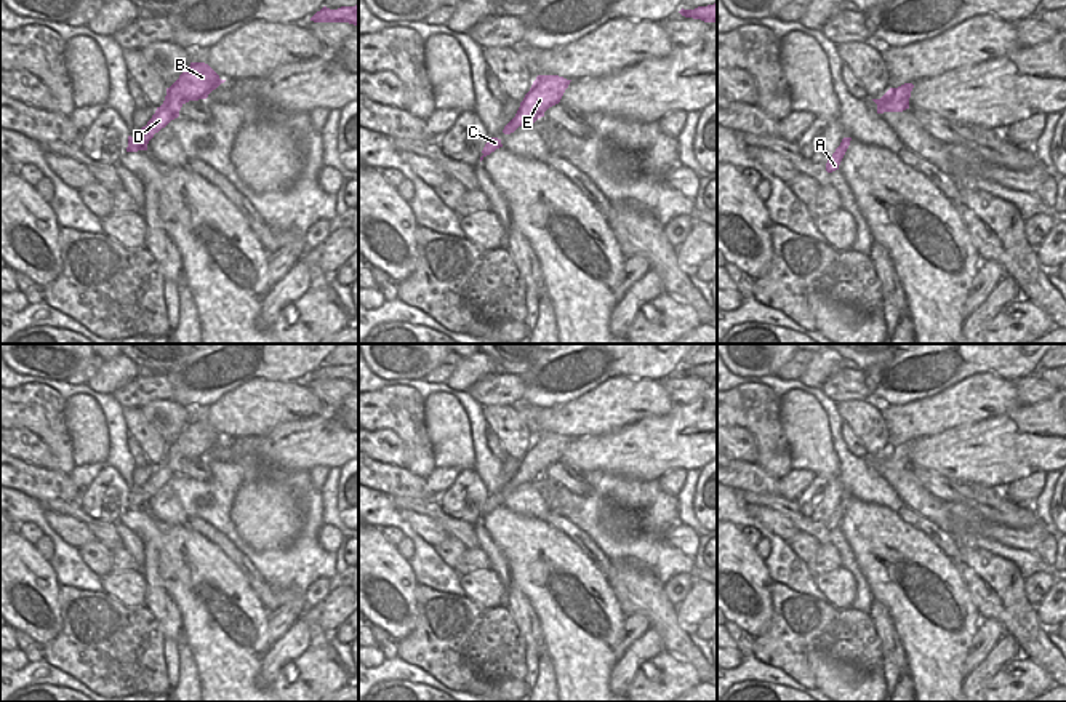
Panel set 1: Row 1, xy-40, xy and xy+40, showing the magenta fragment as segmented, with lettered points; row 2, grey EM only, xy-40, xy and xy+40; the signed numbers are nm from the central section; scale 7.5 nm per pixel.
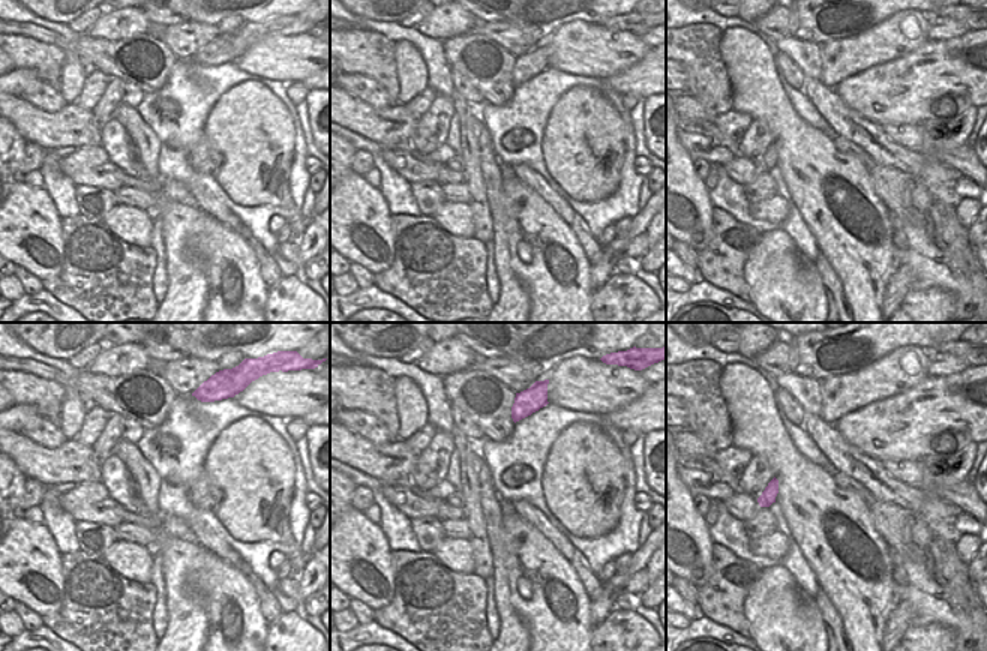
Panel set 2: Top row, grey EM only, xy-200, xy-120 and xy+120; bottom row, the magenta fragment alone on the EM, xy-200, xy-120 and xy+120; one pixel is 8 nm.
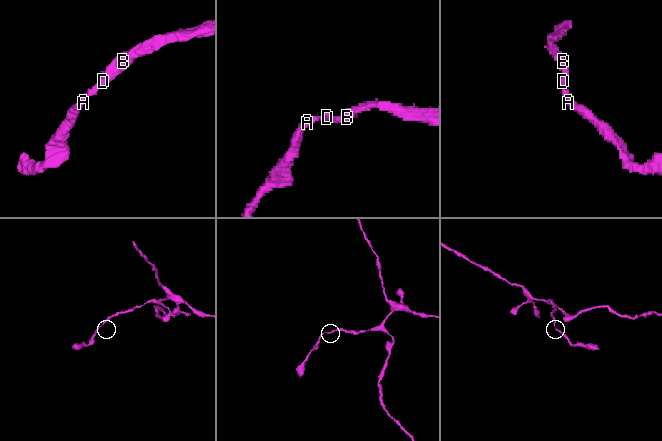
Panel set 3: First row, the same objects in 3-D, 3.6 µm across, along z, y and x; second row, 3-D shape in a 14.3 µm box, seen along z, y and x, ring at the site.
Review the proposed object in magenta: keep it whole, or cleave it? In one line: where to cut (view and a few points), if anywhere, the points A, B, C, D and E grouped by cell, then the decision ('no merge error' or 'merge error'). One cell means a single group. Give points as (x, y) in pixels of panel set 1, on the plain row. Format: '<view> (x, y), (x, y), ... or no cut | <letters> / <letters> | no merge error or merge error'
no cut | A B C D E | no merge error

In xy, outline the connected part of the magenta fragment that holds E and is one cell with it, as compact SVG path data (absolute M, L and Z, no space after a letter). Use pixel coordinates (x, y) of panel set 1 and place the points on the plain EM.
M538 433L525 453L515 475L504 485L503 491L511 493L522 483L533 483L544 470L559 462L571 438L559 433Z

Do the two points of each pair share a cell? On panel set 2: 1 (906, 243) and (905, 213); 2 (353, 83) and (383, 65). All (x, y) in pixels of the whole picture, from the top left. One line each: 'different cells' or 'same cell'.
1: different cells
2: different cells

